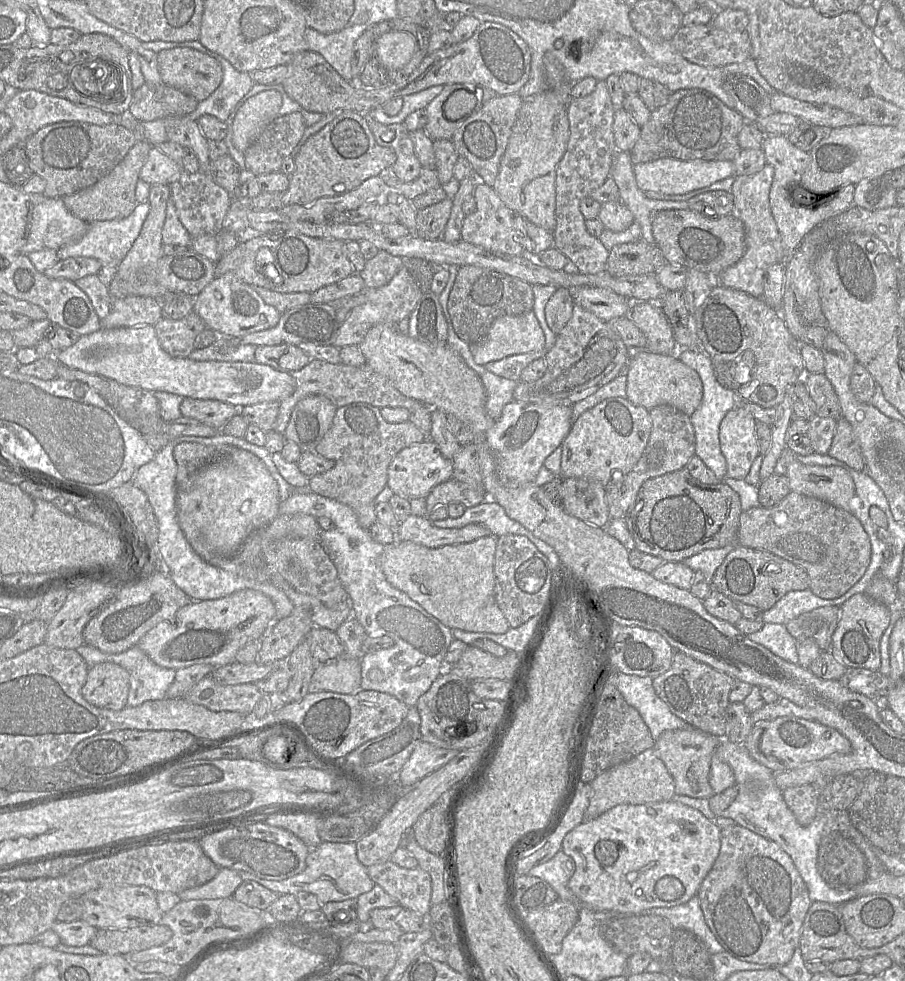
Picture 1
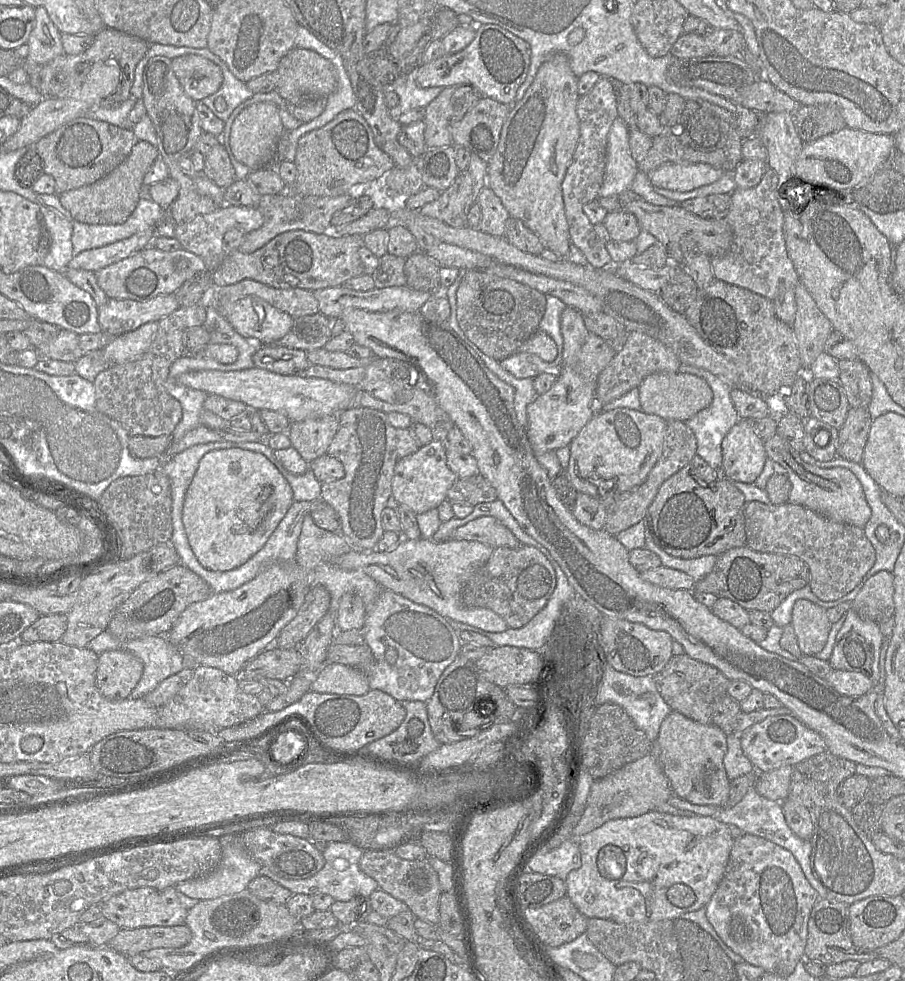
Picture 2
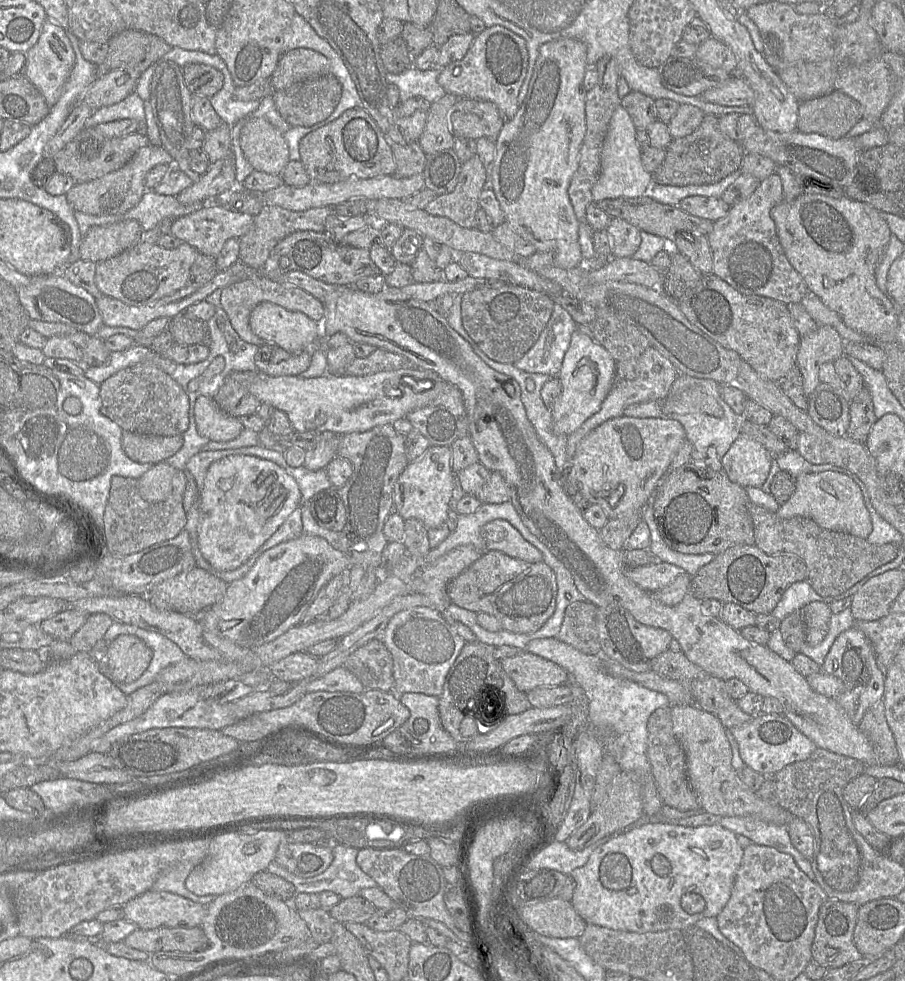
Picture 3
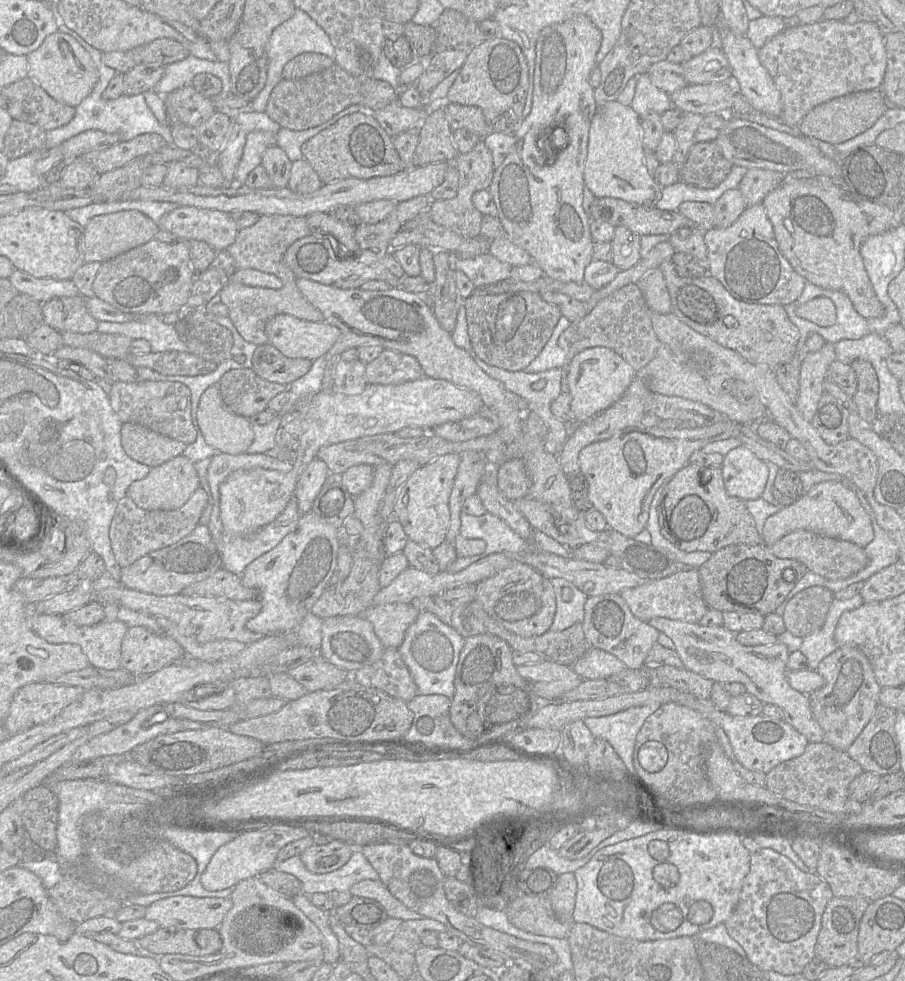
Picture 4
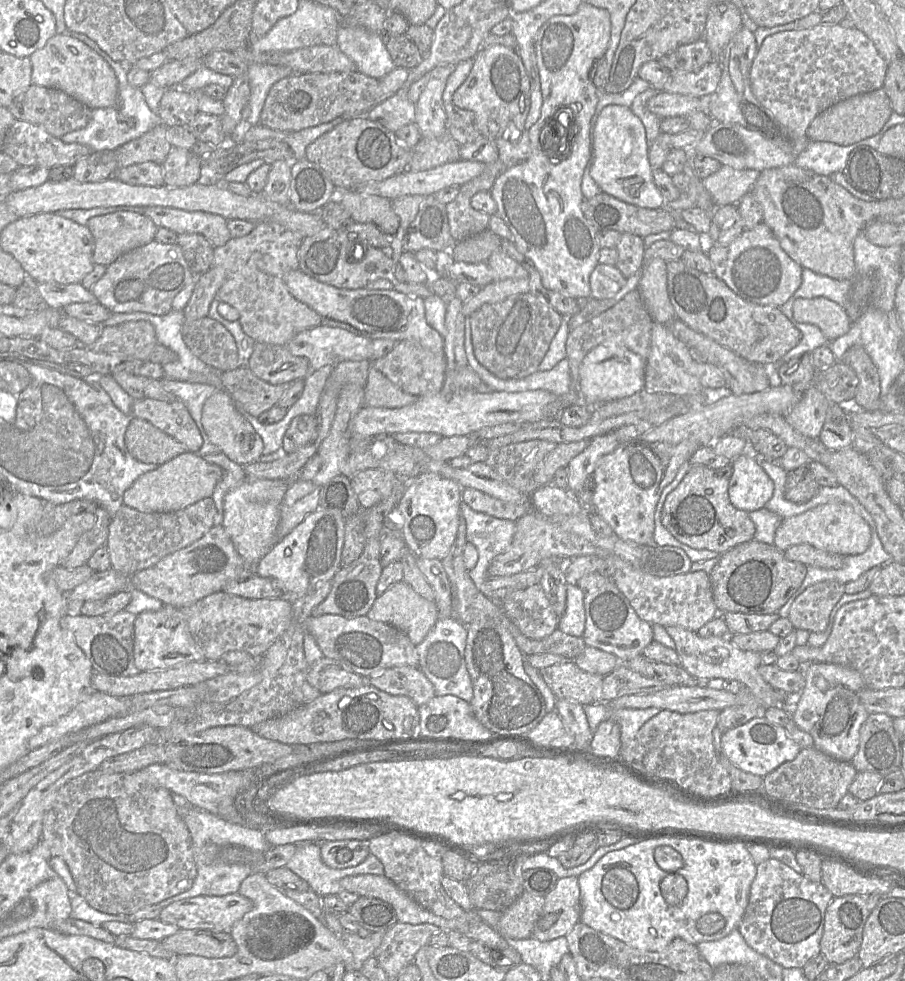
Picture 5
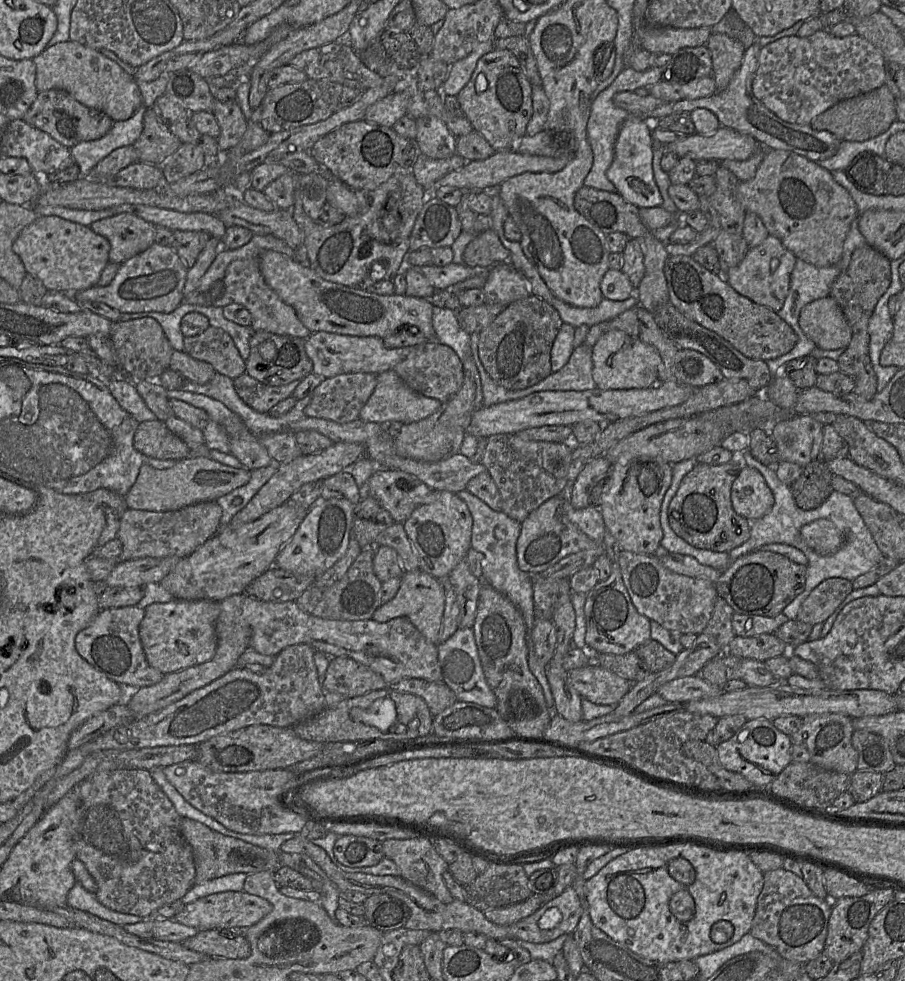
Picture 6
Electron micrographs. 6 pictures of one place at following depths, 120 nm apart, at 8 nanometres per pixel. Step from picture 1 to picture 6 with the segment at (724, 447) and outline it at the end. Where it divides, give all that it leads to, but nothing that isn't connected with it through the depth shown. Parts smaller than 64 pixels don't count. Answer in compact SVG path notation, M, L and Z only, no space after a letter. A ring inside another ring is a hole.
M744 466L732 484L731 502L738 515L754 521L770 512L774 496L760 472Z

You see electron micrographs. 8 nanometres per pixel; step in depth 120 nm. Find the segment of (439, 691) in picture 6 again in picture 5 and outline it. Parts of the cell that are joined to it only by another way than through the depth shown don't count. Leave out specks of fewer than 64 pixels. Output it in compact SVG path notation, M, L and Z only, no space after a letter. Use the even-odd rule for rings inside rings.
M404 665L389 668L368 681L388 694L409 697L417 707L436 696L433 684L418 667Z

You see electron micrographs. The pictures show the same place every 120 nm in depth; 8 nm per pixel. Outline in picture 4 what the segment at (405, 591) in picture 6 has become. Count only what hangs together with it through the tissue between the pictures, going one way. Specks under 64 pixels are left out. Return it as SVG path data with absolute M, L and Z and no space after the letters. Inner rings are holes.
M390 603L371 606L364 616L372 623L384 647L398 649L409 626L421 611L412 603Z

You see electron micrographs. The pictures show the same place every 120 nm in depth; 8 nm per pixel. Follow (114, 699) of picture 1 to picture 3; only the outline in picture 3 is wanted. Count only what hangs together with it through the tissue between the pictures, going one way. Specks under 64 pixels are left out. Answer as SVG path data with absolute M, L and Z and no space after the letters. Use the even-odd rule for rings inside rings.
M122 634L108 644L103 659L114 683L132 683L148 668L152 650L140 638Z

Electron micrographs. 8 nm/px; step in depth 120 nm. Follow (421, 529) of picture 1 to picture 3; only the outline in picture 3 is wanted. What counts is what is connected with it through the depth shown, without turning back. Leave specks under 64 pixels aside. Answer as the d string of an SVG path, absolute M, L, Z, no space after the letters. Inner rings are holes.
M496 519L486 523L481 528L480 535L486 551L500 551L528 563L543 561L542 553L506 520Z

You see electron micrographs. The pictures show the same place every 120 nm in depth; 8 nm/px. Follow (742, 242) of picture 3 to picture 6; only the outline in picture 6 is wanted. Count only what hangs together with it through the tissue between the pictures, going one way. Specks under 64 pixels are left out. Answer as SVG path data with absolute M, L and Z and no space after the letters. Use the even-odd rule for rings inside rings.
M769 235L760 245L749 248L744 259L737 266L726 269L723 277L740 295L752 302L778 312L784 305L790 289L790 276L797 257L781 243Z

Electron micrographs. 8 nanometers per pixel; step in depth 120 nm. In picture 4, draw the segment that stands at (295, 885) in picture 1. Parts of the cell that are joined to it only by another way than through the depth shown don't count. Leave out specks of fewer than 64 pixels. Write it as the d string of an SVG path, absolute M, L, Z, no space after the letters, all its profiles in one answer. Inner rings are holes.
M360 851L354 852L341 868L324 874L310 872L299 855L281 862L277 862L276 857L274 868L295 876L302 884L302 893L306 895L334 890L349 891L352 885L361 880L379 880L378 873Z

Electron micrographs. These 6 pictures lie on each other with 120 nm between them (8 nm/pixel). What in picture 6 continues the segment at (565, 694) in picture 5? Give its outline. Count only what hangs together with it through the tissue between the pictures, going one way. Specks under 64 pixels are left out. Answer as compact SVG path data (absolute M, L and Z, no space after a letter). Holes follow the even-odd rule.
M598 665L568 671L568 679L582 698L597 705L617 705L635 683Z

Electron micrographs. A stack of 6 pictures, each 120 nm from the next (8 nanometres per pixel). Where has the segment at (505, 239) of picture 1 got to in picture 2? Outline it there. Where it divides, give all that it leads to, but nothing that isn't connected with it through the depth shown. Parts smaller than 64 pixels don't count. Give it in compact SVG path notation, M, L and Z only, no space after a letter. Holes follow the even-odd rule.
M486 185L477 197L481 208L481 221L478 230L498 237L504 237L506 221L510 215L500 198Z

